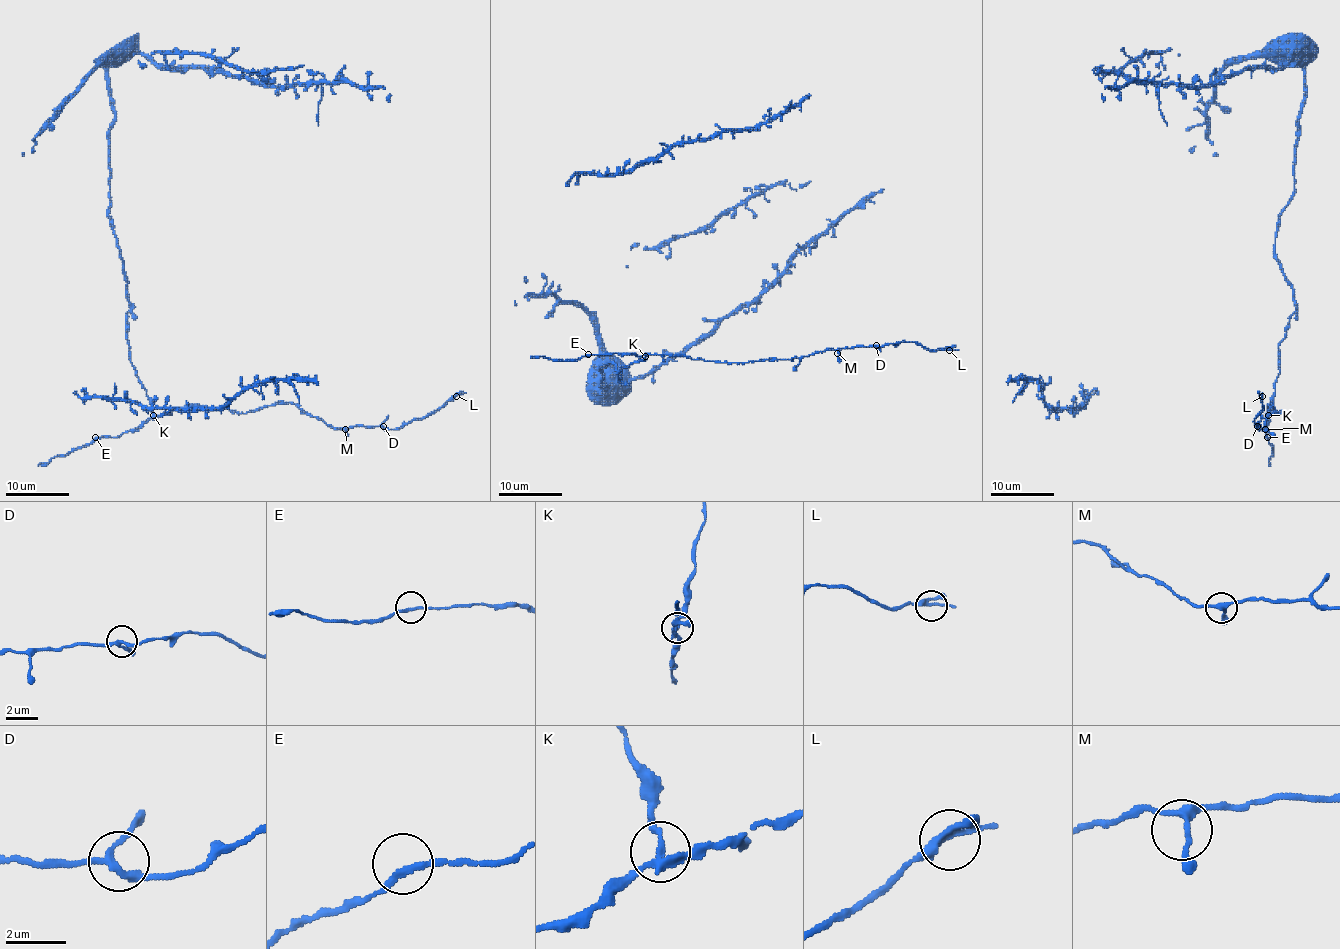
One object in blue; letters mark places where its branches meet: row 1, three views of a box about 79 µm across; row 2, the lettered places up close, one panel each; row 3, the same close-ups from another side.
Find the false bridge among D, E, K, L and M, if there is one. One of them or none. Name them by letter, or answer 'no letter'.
K

